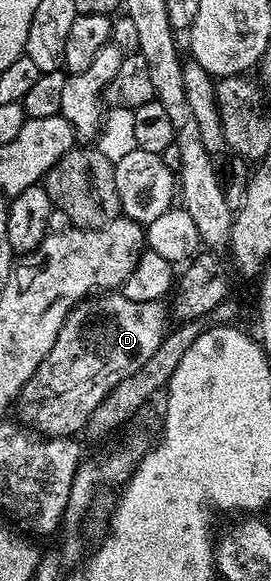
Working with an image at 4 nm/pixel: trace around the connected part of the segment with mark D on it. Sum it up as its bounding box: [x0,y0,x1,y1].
[21,293,169,439]

